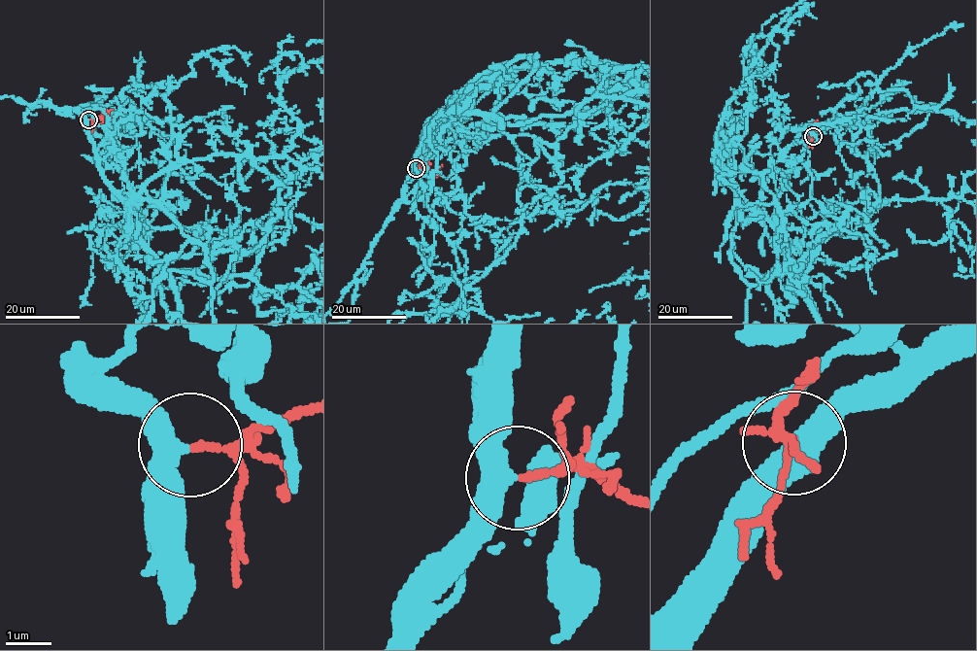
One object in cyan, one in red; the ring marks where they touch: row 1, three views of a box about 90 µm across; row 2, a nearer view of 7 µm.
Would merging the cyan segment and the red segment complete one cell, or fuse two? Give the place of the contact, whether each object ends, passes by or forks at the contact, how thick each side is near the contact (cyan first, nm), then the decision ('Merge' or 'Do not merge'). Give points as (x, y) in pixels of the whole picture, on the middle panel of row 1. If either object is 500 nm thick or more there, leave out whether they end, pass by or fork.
Place: (416, 168). At the ring cyan forks. At the ring red passes by. Thickness 380 nm (cyan) against 100 nm. Merge

